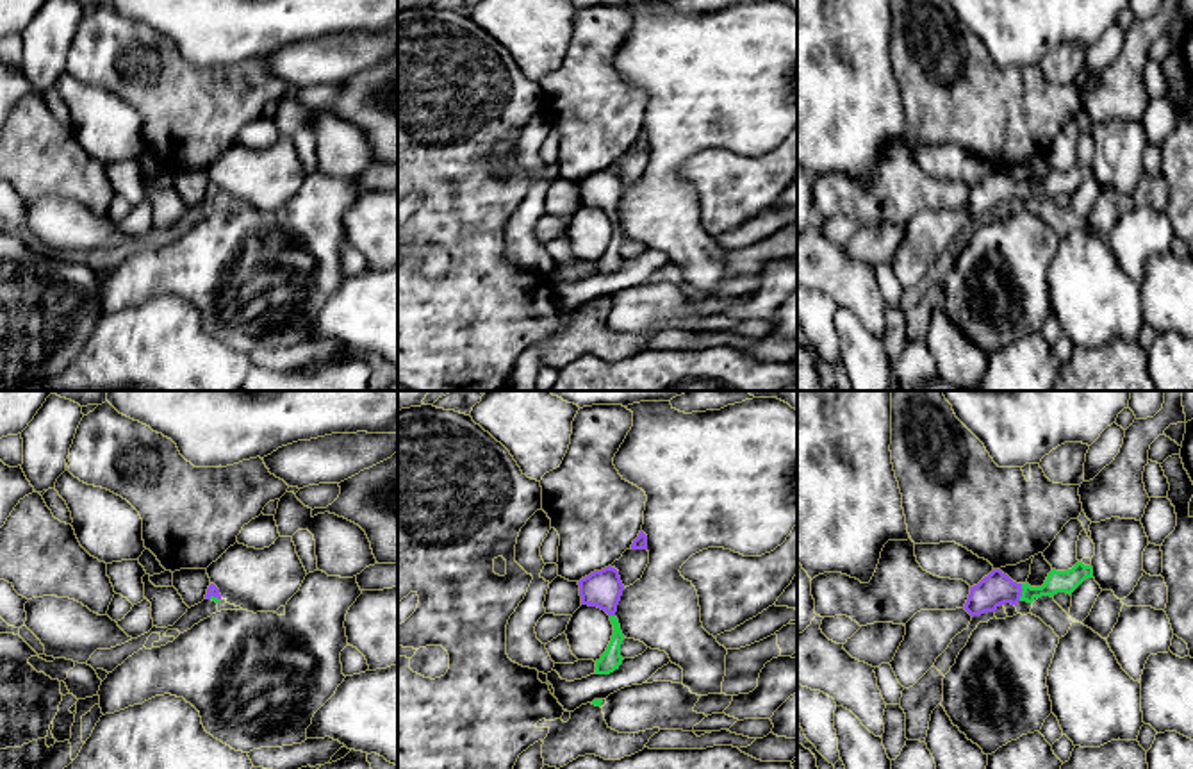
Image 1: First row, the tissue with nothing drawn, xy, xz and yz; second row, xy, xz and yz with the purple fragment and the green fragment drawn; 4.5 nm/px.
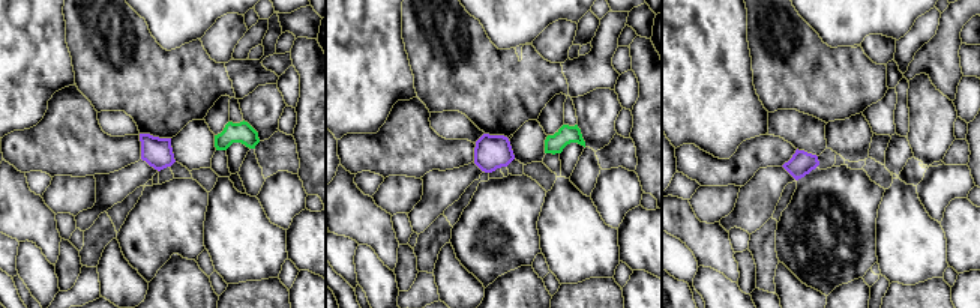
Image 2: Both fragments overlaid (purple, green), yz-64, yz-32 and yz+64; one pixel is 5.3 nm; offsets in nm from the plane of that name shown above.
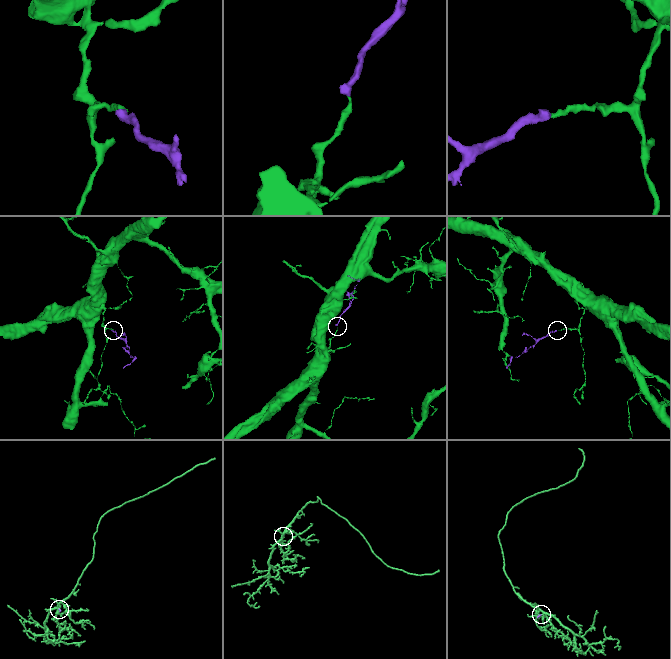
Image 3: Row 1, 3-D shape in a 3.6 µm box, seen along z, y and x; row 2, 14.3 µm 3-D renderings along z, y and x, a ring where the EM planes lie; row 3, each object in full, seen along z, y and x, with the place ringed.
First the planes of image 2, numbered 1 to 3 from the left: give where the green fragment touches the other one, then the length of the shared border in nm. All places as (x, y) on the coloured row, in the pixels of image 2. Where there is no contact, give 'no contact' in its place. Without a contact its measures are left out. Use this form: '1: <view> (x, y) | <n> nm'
1: no contact
2: no contact
3: no contact

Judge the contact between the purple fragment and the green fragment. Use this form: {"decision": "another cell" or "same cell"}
{"decision": "same cell"}

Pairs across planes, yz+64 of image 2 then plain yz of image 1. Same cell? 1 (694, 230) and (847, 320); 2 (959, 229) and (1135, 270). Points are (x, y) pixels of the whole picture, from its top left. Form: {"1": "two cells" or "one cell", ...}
{"1": "two cells", "2": "two cells"}

